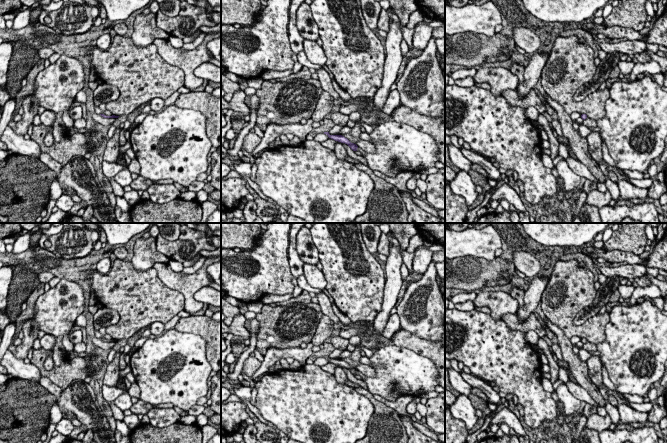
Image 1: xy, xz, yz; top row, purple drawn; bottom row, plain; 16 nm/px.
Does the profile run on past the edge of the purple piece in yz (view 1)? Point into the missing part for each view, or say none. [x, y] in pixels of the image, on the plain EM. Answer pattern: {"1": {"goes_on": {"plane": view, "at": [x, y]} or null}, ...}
{"1": {"goes_on": null}}

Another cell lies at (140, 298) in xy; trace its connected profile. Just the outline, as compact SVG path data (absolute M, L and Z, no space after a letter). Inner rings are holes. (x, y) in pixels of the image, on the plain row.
M116 259L106 274L95 272L91 279L91 289L97 303L117 311L120 316L117 324L106 327L106 334L115 340L129 339L154 322L166 324L184 310L184 296L165 286L155 268L138 271L131 261Z

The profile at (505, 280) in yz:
M508 272L504 273L503 277L500 280L486 281L486 286L487 287L506 286L513 279L513 276L514 276L514 273L511 273L511 274L509 274Z

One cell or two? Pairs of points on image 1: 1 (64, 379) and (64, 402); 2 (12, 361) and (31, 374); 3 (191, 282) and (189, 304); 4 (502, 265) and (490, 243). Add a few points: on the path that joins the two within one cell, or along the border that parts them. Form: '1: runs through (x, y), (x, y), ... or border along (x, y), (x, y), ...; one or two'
1: border along (83, 379), (74, 379), (63, 390); two
2: runs through (17, 366), (21, 370), (26, 371); one
3: runs through (189, 287), (189, 299); one
4: border along (495, 257), (491, 260), (482, 258); two

